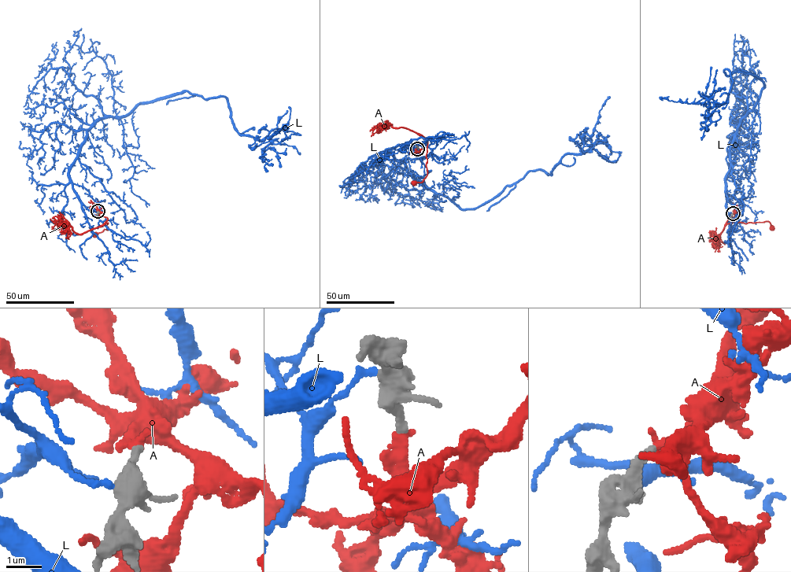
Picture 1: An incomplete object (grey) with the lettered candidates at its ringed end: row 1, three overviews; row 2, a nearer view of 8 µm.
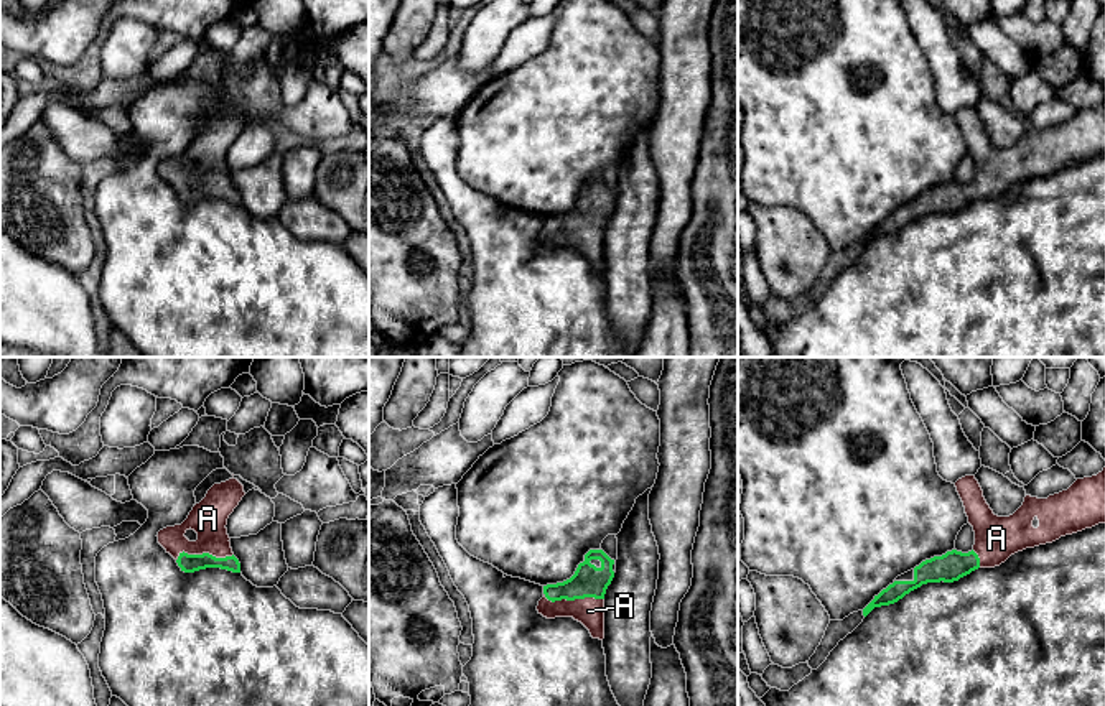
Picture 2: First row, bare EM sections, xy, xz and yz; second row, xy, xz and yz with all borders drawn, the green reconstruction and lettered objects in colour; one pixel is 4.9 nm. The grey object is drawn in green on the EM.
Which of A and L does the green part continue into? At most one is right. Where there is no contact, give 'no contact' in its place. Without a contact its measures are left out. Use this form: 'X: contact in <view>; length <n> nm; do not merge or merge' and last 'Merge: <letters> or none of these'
A: contact in xz; length 300 nm; merge
L: no contact; do not merge
Merge: A

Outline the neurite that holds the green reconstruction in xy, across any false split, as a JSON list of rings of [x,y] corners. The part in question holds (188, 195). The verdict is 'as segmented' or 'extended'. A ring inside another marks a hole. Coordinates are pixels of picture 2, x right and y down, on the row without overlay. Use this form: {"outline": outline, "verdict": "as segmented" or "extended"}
{"outline": [[[234,109],[214,115],[181,156],[158,163],[158,174],[176,191],[181,202],[221,199],[240,204],[226,156],[244,127],[244,117]]], "verdict": "extended"}

